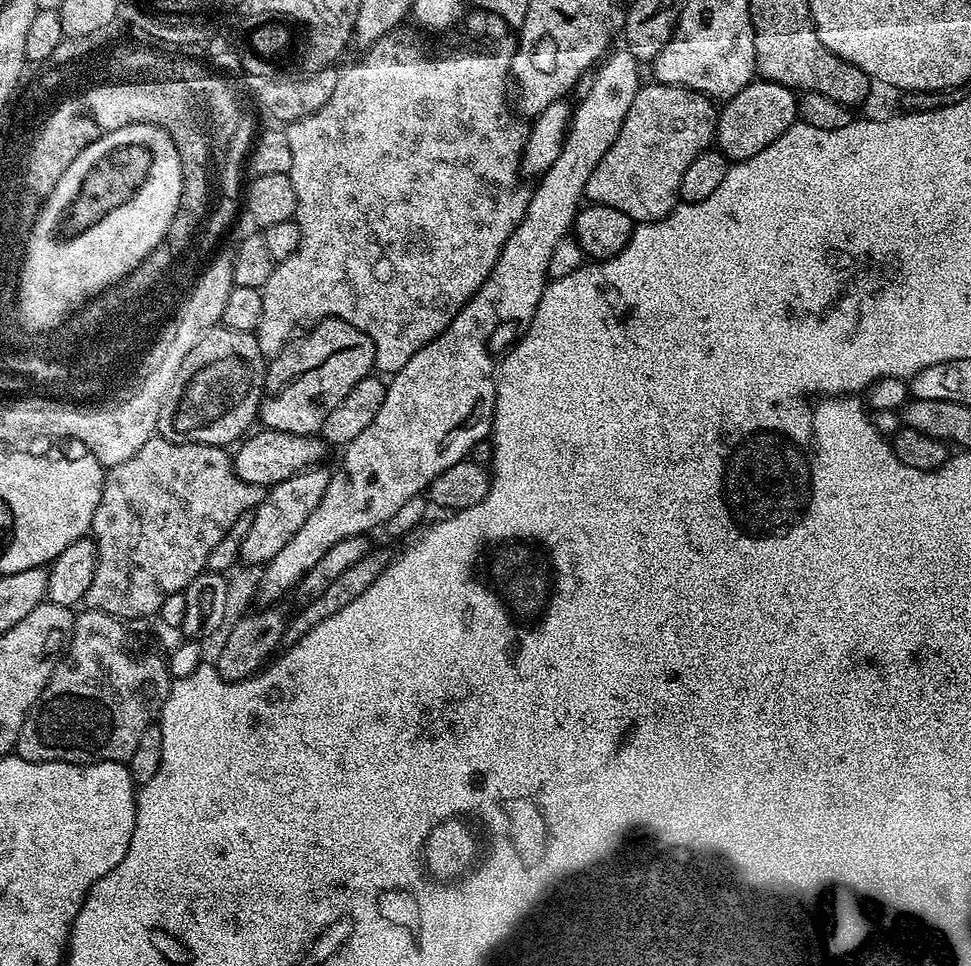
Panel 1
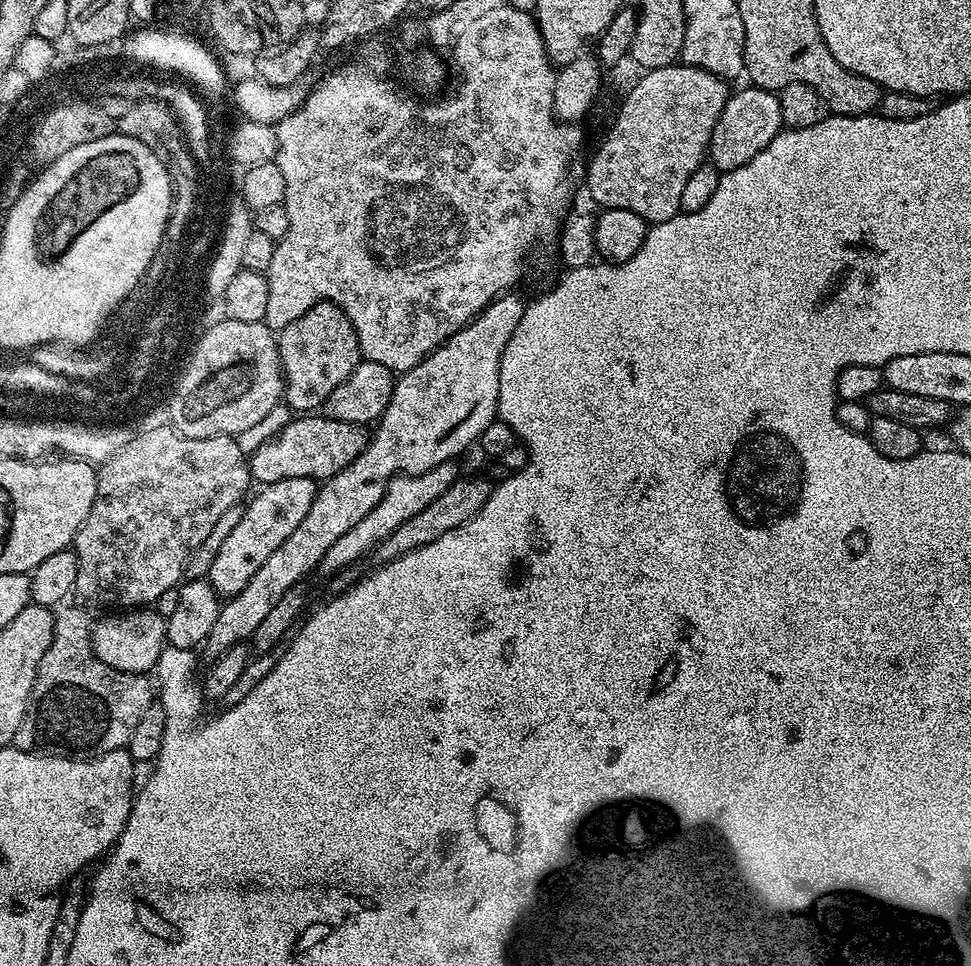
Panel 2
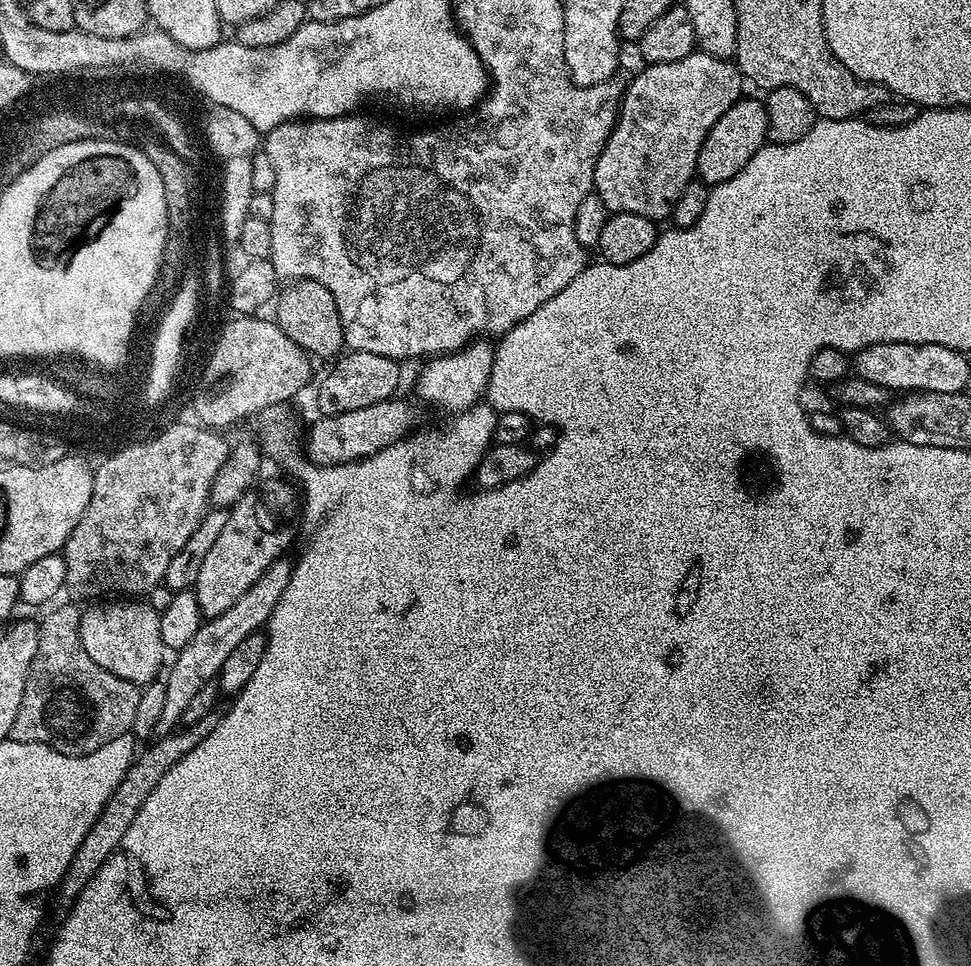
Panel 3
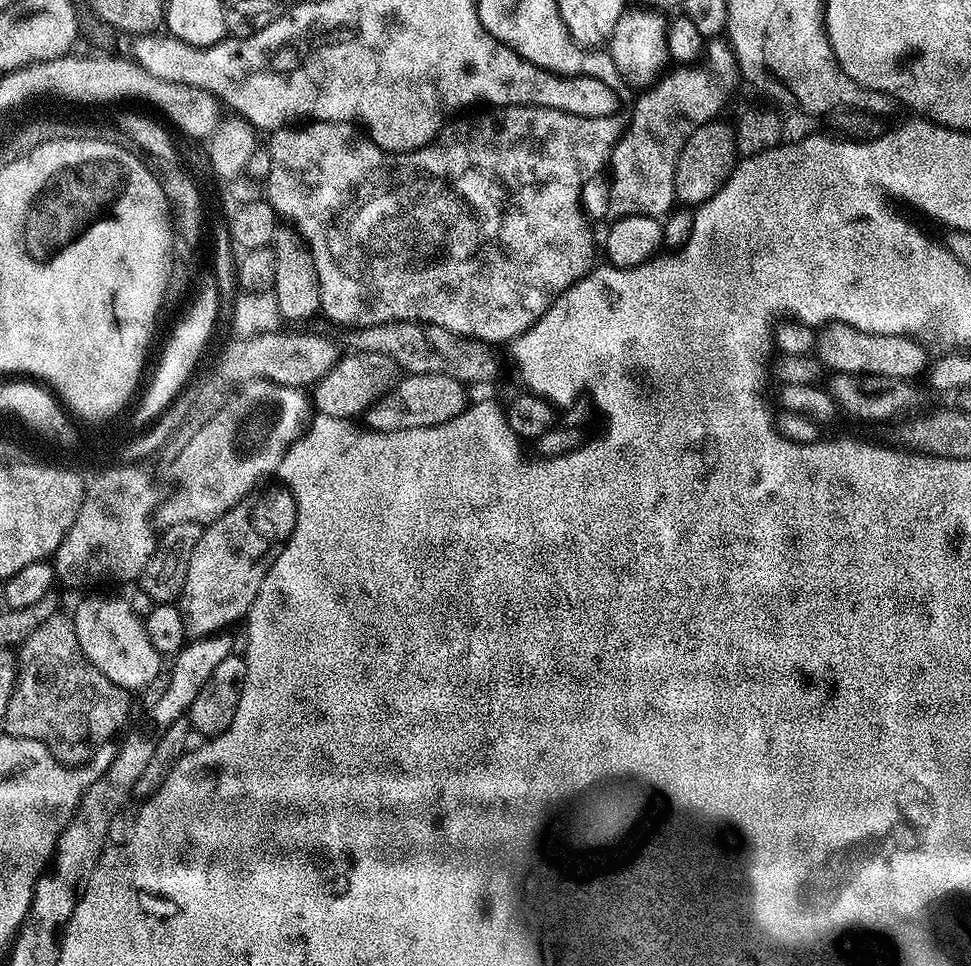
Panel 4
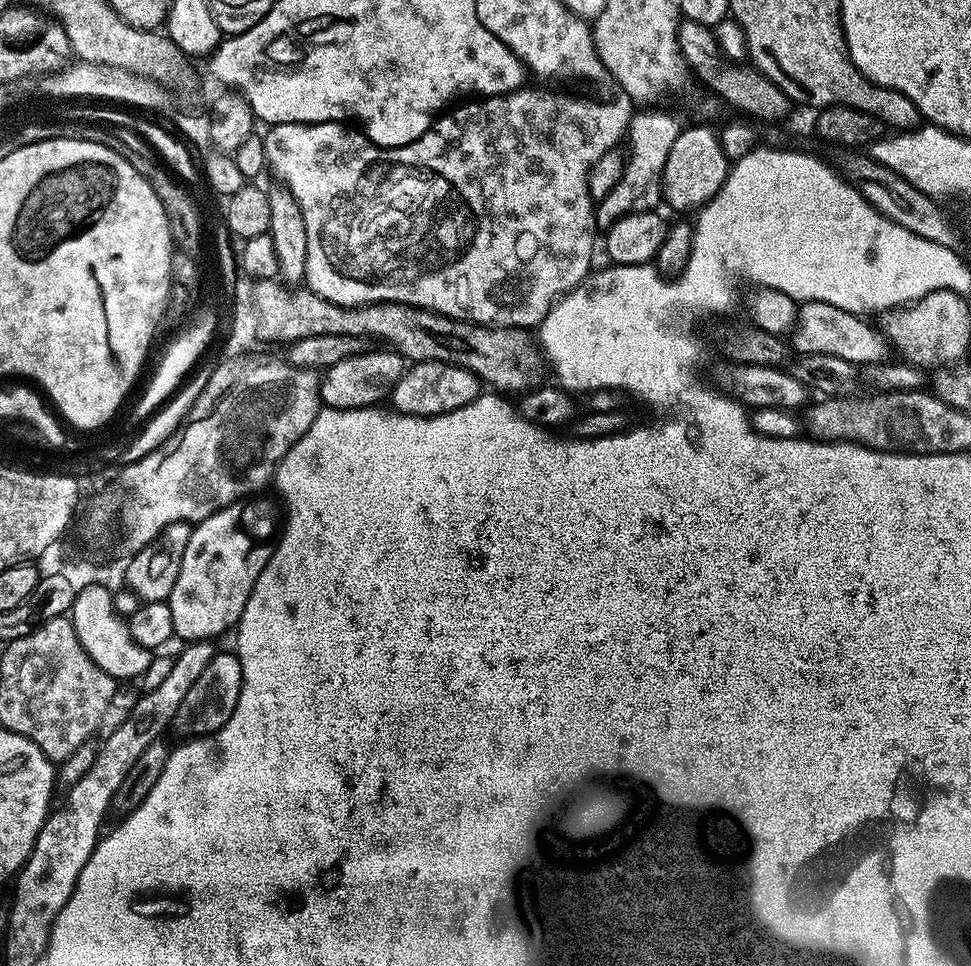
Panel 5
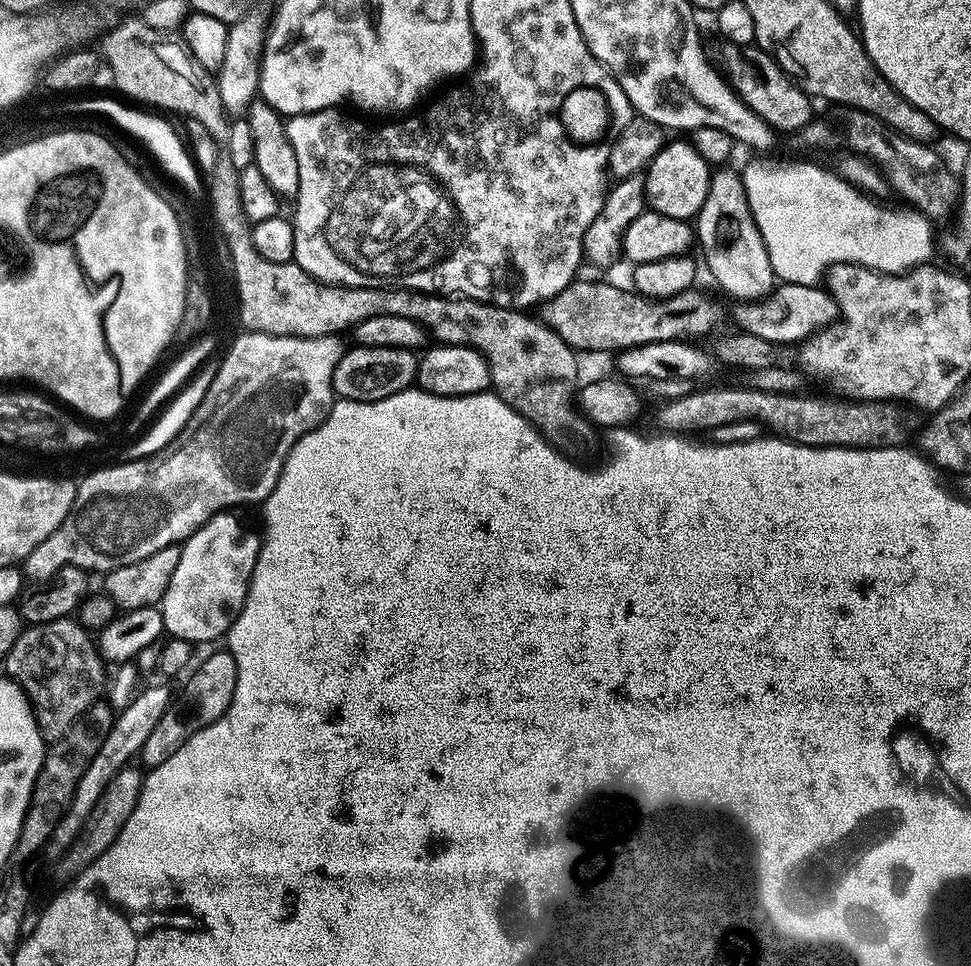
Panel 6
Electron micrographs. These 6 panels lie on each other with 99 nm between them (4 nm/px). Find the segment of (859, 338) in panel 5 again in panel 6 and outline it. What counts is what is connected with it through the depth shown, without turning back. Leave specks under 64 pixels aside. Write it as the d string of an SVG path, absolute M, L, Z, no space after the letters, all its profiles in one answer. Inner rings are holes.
M785 284L772 292L763 302L744 302L739 305L736 320L745 333L757 335L774 344L799 345L817 333L837 323L840 308L832 293L814 284Z

